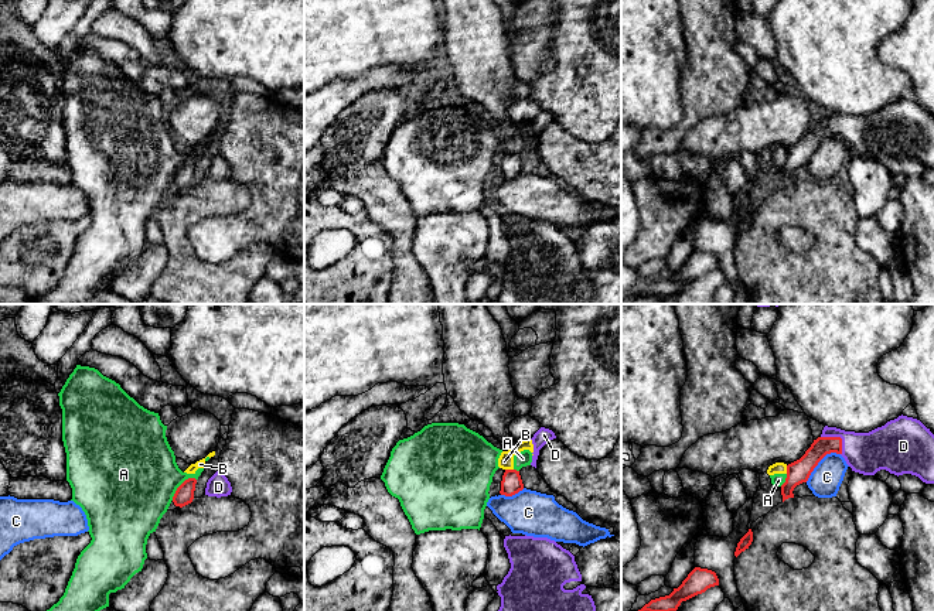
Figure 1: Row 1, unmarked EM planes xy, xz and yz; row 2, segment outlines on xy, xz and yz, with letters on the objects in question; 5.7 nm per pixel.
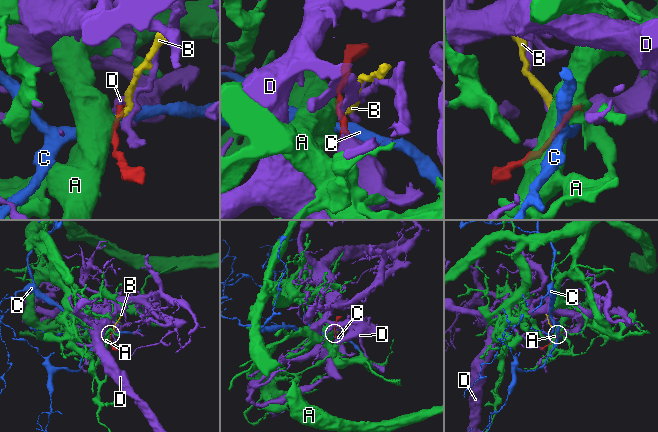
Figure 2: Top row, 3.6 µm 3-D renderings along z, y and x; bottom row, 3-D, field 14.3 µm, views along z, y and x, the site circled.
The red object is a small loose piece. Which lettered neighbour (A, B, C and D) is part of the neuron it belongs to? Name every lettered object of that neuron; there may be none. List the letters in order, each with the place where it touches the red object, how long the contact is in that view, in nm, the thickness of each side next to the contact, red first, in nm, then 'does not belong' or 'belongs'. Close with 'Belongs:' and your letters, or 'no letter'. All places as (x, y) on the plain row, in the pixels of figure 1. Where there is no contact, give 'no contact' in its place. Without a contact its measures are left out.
A: meets red in xy at (180, 169); contact 190 nm long; 110 nm thick on the red side, 460 nm on the other; does not belong
B: meets red in xz at (510, 153); contact 50 nm long; 120 nm thick on the red side, 90 nm on the other; does not belong
C: meets red in yz at (820, 143); contact 260 nm long; 130 nm thick on the red side, 180 nm on the other; does not belong
D: meets red in yz at (838, 120); contact 160 nm long; 110 nm thick on the red side, 240 nm on the other; belongs
Belongs: D

